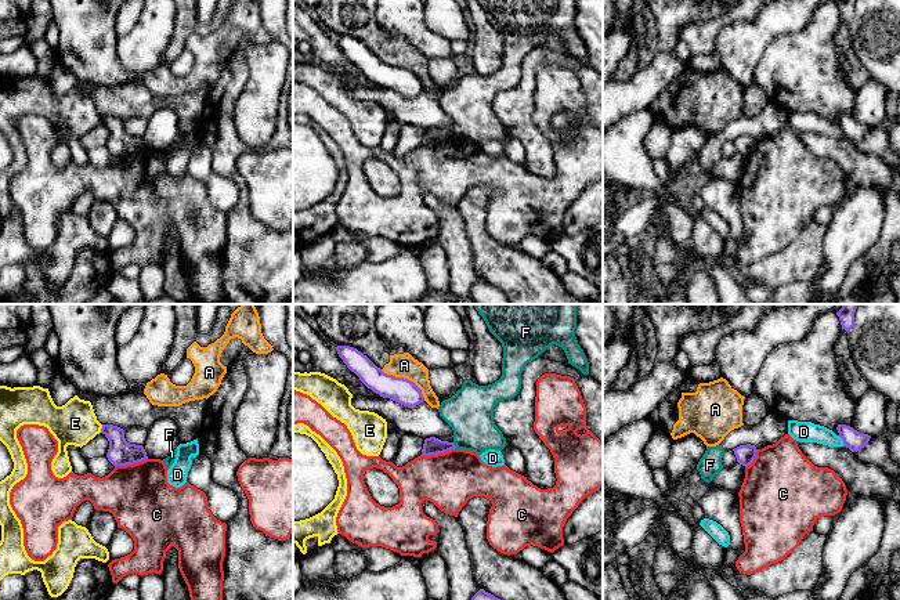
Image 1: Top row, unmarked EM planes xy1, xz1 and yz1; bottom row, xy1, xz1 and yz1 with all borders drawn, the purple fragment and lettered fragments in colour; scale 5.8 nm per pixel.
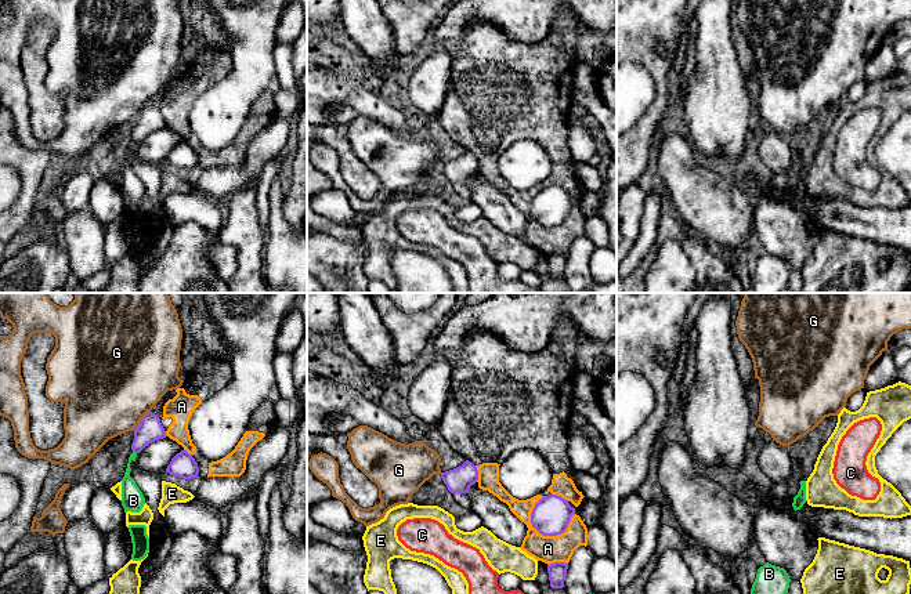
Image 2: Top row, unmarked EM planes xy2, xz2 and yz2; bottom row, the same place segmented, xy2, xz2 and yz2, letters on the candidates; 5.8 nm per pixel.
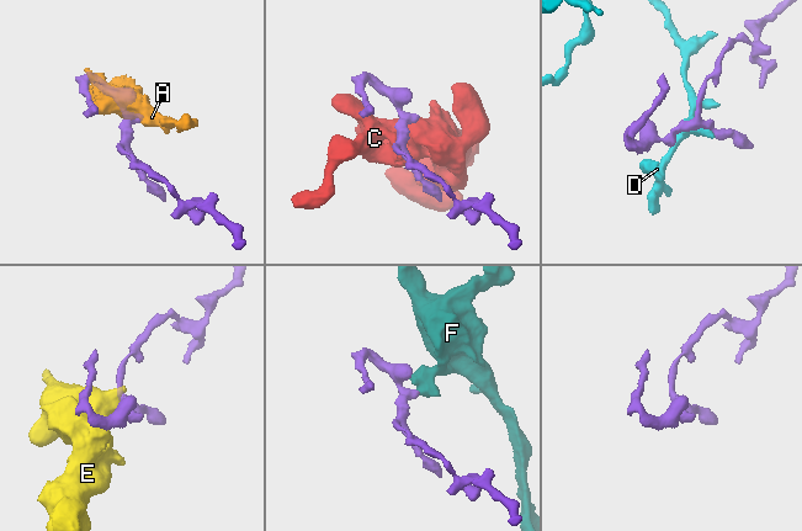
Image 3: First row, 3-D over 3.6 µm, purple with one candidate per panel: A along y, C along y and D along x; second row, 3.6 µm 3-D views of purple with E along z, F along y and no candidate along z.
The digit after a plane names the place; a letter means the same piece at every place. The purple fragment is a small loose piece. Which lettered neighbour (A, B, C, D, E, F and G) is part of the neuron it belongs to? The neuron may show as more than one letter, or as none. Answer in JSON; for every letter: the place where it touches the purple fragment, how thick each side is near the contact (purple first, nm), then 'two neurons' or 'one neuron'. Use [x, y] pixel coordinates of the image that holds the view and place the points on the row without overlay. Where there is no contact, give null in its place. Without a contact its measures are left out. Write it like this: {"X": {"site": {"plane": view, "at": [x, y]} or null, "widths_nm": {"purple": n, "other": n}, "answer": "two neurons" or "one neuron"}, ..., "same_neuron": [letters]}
{"A": {"site": {"plane": "xz2", "at": [556, 225]}, "widths_nm": {"purple": 220, "other": 160}, "answer": "two neurons"}, "B": {"site": {"plane": "xy2", "at": [134, 142]}, "widths_nm": {"purple": 140, "other": 120}, "answer": "one neuron"}, "C": {"site": {"plane": "xz1", "at": [438, 143]}, "widths_nm": {"purple": 100, "other": 320}, "answer": "two neurons"}, "D": {"site": {"plane": "yz1", "at": [842, 130]}, "widths_nm": {"purple": 120, "other": 130}, "answer": "two neurons"}, "E": {"site": {"plane": "xy1", "at": [101, 119]}, "widths_nm": {"purple": 150, "other": 260}, "answer": "two neurons"}, "F": {"site": {"plane": "xz1", "at": [454, 136]}, "widths_nm": {"purple": 100, "other": 280}, "answer": "two neurons"}, "G": {"site": {"plane": "xy2", "at": [140, 112]}, "widths_nm": {"purple": 140, "other": 500}, "answer": "two neurons"}, "same_neuron": ["B"]}

